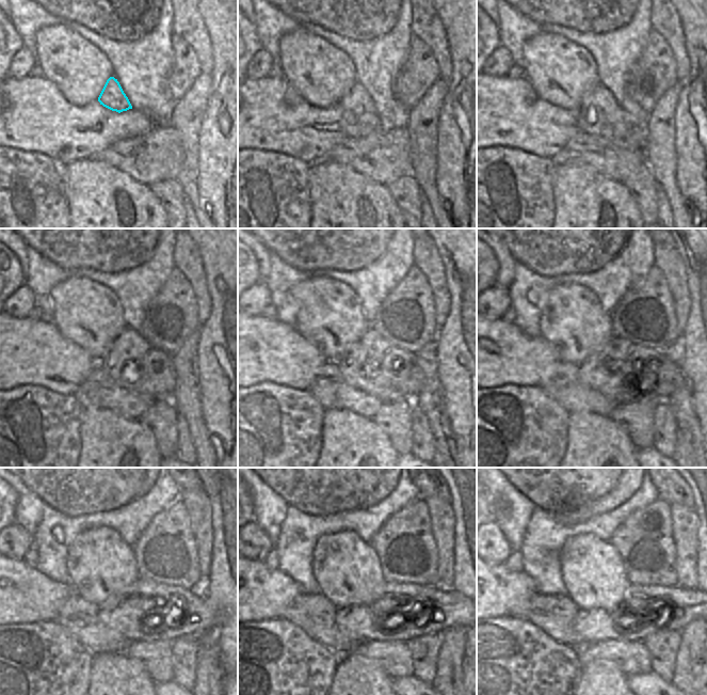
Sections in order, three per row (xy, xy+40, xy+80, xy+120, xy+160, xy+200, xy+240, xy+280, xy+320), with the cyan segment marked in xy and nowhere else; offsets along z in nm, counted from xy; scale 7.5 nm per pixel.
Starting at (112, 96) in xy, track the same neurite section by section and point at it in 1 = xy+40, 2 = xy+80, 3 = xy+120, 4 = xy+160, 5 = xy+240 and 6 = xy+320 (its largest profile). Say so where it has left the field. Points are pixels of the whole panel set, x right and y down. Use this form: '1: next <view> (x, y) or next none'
1: next xy+40 (360, 119)
2: next xy+80 (599, 114)
3: next xy+120 (131, 362)
4: next xy+160 (373, 365)
5: next xy+240 (194, 615)
6: next xy+320 (687, 604)

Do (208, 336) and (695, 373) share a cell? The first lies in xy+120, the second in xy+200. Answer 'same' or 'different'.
same

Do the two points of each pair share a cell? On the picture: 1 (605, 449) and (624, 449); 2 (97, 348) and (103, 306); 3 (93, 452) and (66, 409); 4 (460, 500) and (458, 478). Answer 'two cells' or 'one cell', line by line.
1: one cell
2: one cell
3: two cells
4: one cell

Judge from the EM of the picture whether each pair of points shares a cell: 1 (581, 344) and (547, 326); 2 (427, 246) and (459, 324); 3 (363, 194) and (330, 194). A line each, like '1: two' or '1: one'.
1: one
2: two
3: one

